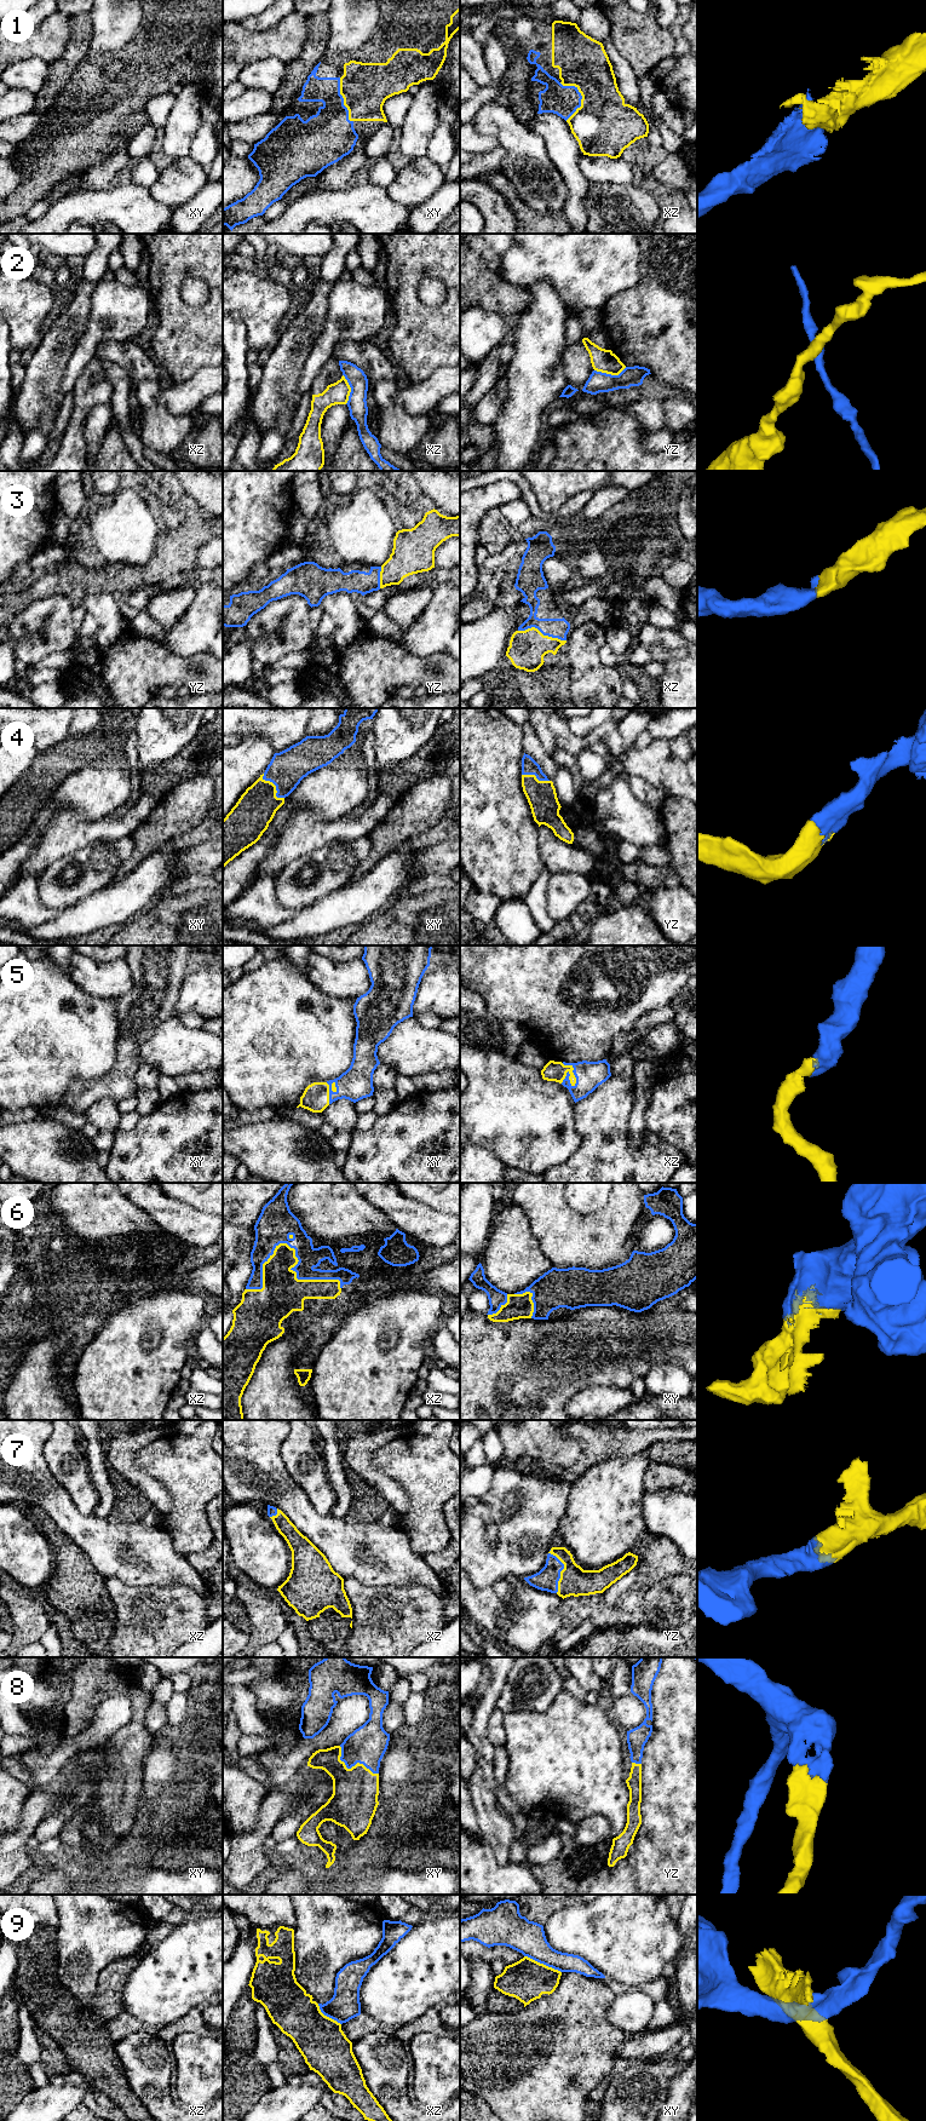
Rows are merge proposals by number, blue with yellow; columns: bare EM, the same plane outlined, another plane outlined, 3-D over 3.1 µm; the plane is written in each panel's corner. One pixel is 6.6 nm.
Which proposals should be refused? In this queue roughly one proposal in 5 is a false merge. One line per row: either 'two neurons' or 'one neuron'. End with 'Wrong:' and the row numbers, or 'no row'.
1: one neuron
2: two neurons
3: one neuron
4: one neuron
5: one neuron
6: one neuron
7: one neuron
8: one neuron
9: two neurons
Wrong: 2, 9

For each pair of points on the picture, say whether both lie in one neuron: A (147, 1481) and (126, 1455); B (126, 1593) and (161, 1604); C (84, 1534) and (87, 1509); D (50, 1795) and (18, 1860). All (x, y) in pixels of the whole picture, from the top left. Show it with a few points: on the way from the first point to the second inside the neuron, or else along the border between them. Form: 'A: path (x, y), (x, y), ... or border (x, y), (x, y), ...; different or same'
A: path (139, 1477), (126, 1463); same
B: path (134, 1602), (137, 1604), (153, 1604); same
C: border (68, 1493), (81, 1513), (92, 1515); different
D: path (34, 1811), (18, 1838), (18, 1844); same

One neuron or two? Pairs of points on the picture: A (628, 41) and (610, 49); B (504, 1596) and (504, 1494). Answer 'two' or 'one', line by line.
A: two
B: two

